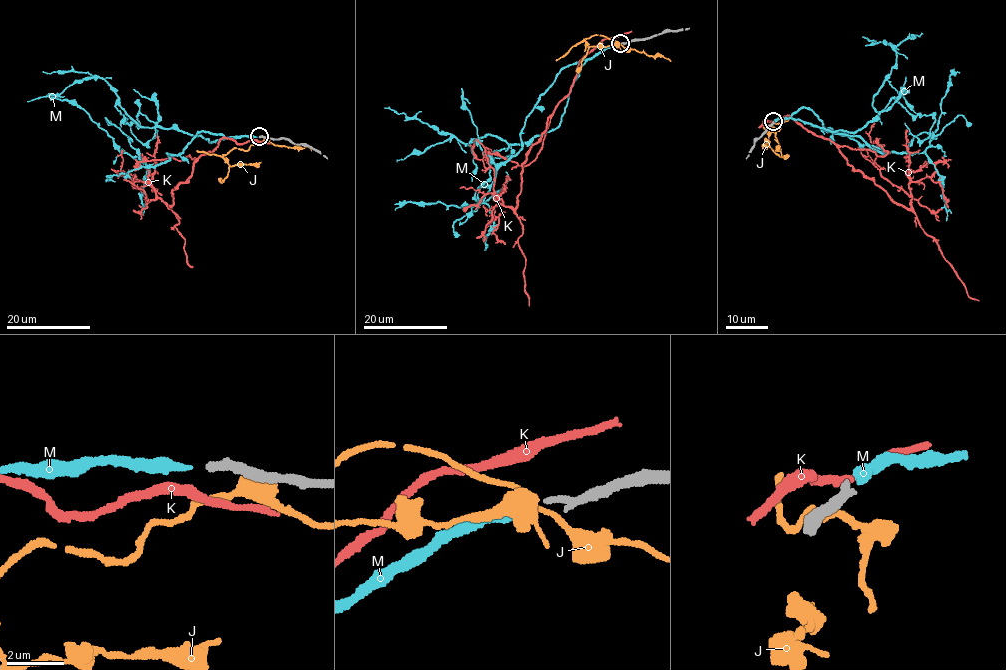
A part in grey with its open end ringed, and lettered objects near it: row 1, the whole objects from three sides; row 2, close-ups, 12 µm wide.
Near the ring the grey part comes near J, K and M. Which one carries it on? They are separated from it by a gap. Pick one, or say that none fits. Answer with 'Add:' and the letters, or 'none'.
Add: none

